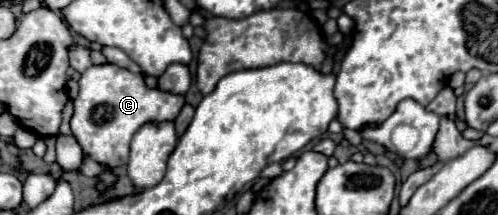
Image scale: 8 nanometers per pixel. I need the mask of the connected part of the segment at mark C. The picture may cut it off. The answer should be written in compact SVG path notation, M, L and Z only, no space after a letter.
M99 64L87 68L79 78L79 94L73 100L71 132L79 142L83 156L97 160L107 168L125 166L129 160L129 142L145 122L175 120L185 104L185 96L149 88L141 74L133 74L117 64Z

